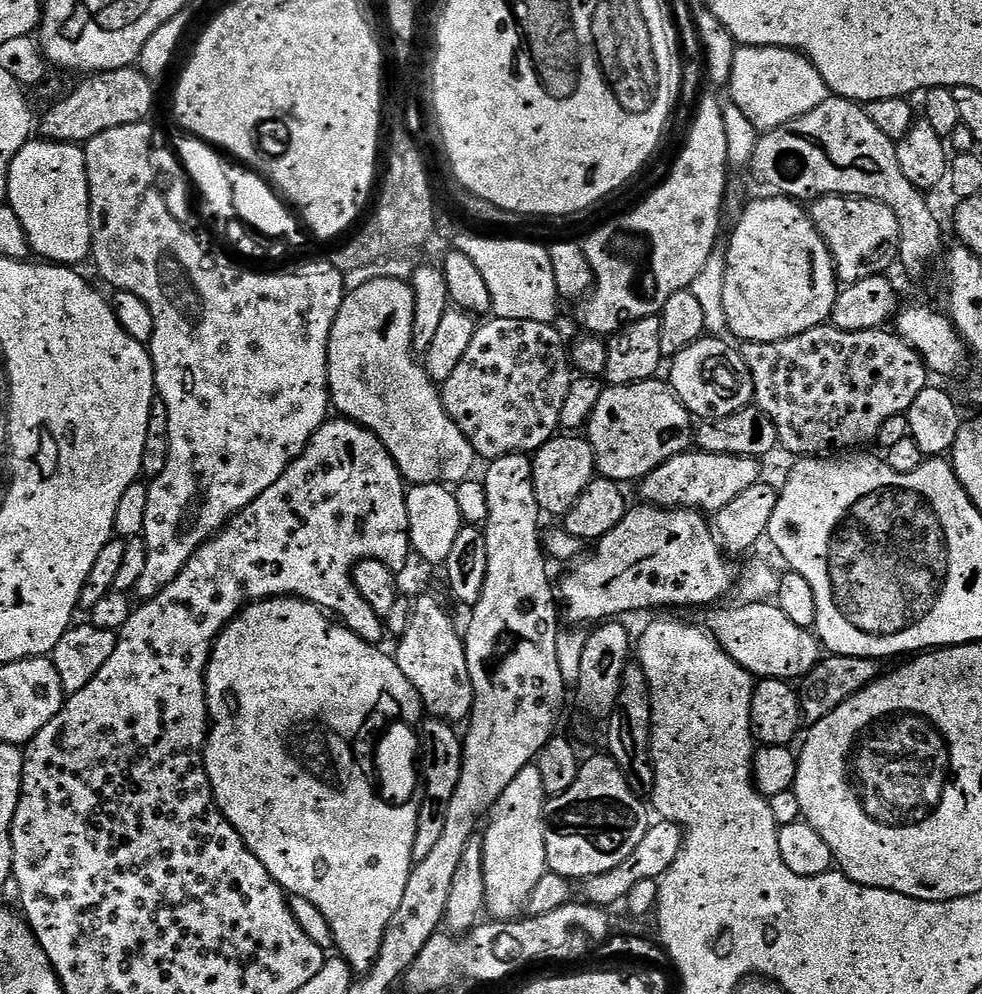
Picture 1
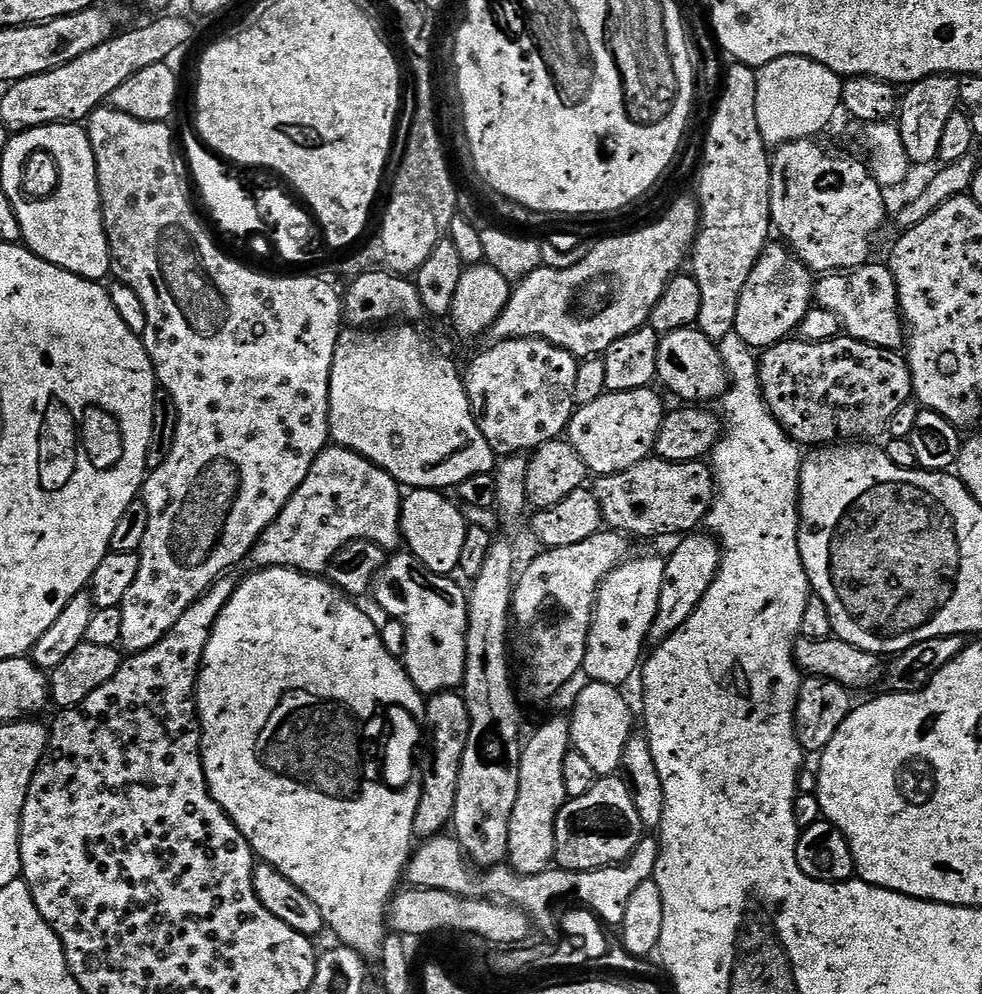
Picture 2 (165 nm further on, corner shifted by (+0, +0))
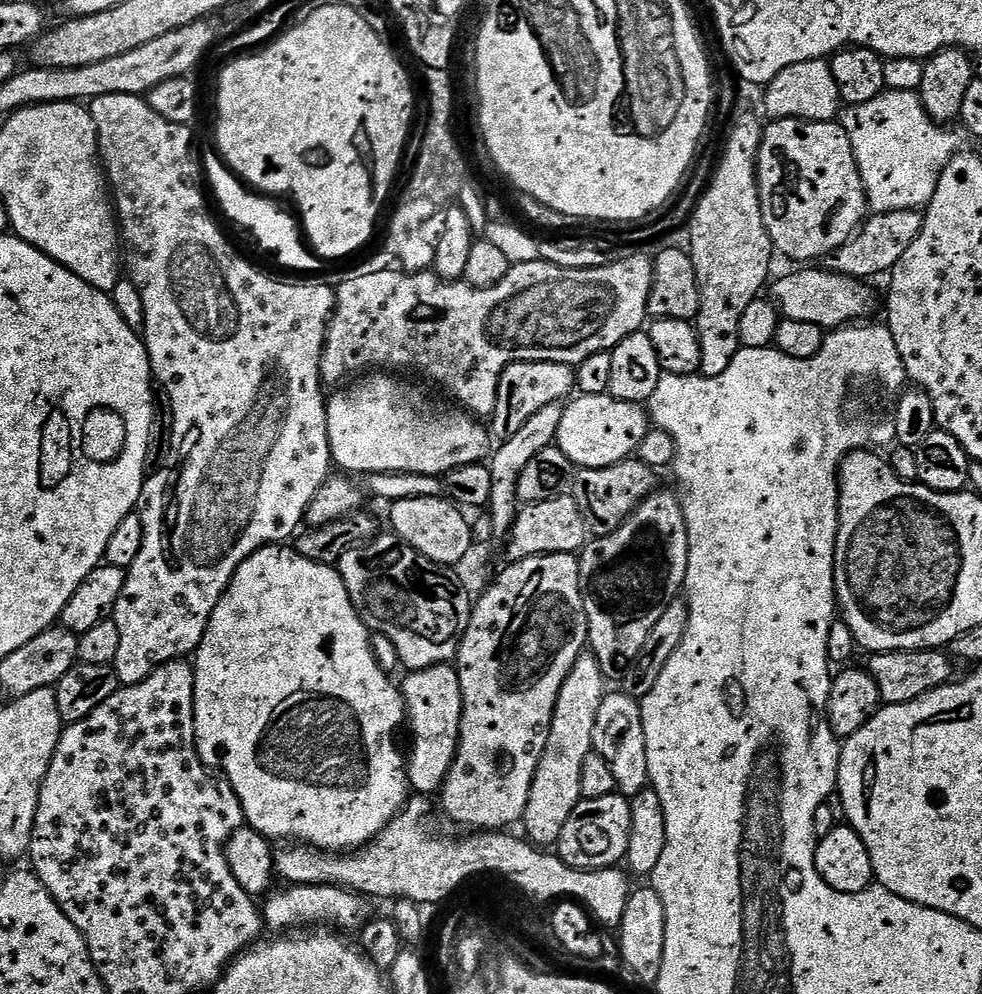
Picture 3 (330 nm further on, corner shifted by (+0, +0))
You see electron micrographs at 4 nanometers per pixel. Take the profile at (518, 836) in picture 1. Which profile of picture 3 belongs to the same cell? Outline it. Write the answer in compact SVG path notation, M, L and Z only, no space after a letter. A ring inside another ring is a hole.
M588 650L581 652L566 682L562 682L562 690L554 706L550 734L546 738L546 750L538 762L530 790L530 802L522 821L522 828L528 831L527 839L537 846L552 846L559 841L570 814L582 799L582 762L586 762L588 755L594 751L592 739L595 718L606 695L604 683L606 677L600 669L600 663Z

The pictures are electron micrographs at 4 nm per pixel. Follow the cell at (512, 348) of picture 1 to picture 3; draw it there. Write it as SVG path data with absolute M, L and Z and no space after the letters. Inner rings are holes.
M526 362L509 364L496 387L496 401L490 417L490 432L497 441L503 442L514 438L526 421L551 404L567 401L576 388L576 373L573 365L555 364L554 362Z

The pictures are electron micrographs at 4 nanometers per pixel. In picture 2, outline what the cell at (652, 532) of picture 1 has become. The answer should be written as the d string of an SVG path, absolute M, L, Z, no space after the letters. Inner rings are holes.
M601 530L586 538L586 542L541 551L541 556L534 557L528 569L519 573L512 593L511 615L528 643L524 648L528 680L538 699L551 701L557 690L581 675L596 592L602 581L629 559L628 544L629 537L615 530Z

